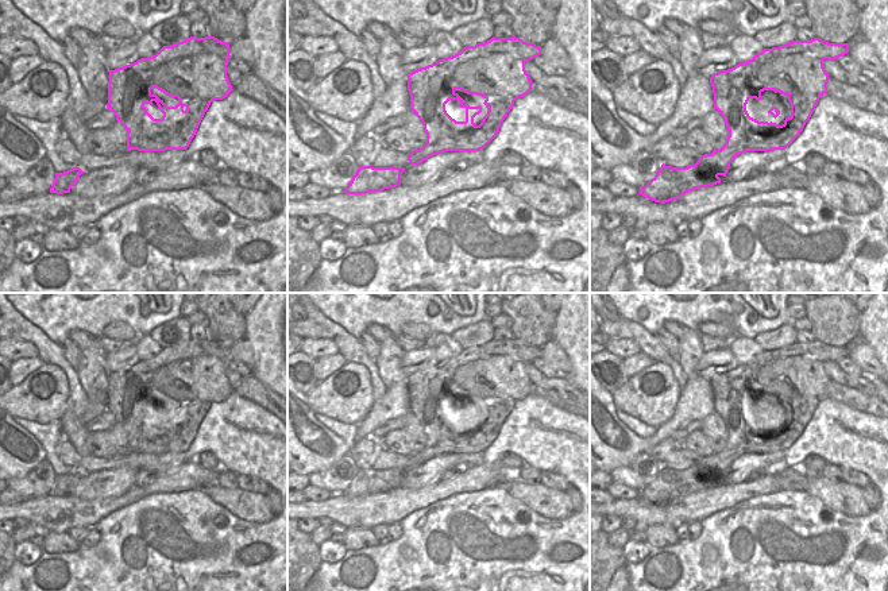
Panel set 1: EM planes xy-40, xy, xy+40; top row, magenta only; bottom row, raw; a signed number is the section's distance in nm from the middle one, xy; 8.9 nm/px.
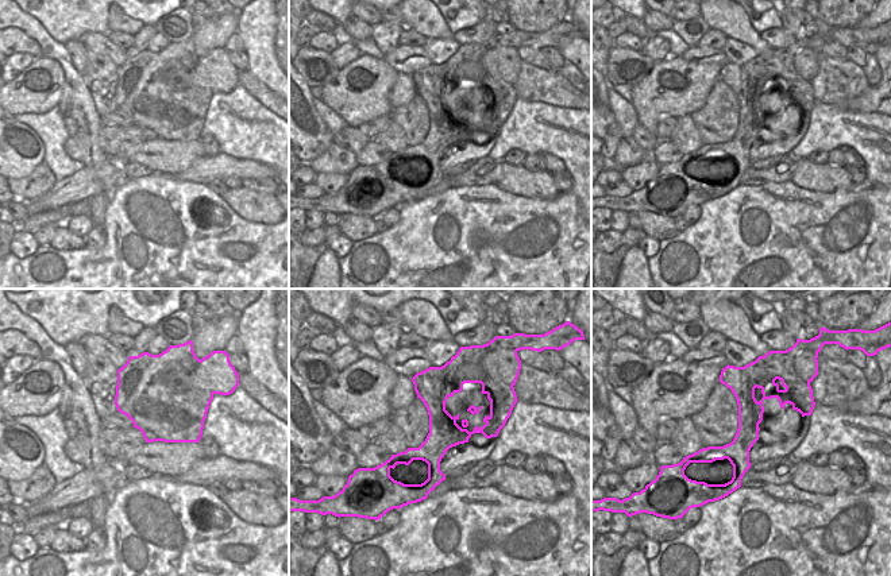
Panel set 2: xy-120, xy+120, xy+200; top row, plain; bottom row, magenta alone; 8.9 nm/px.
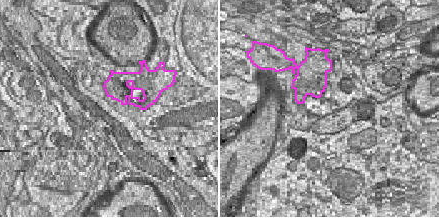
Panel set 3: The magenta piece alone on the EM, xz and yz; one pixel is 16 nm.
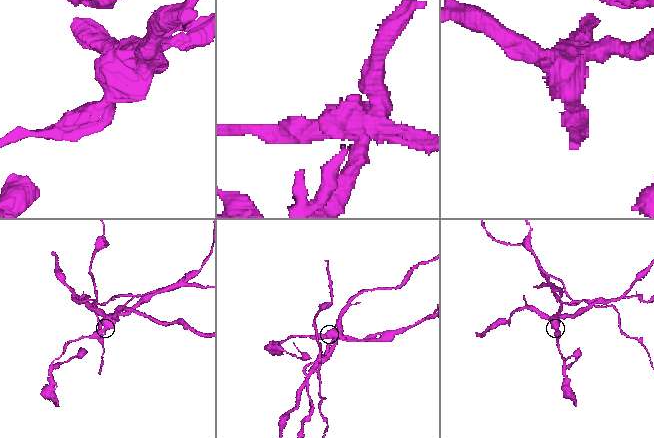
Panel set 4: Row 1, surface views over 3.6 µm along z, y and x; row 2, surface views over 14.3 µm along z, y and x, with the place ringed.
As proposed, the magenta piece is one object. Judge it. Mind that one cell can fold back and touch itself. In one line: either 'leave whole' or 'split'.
split

